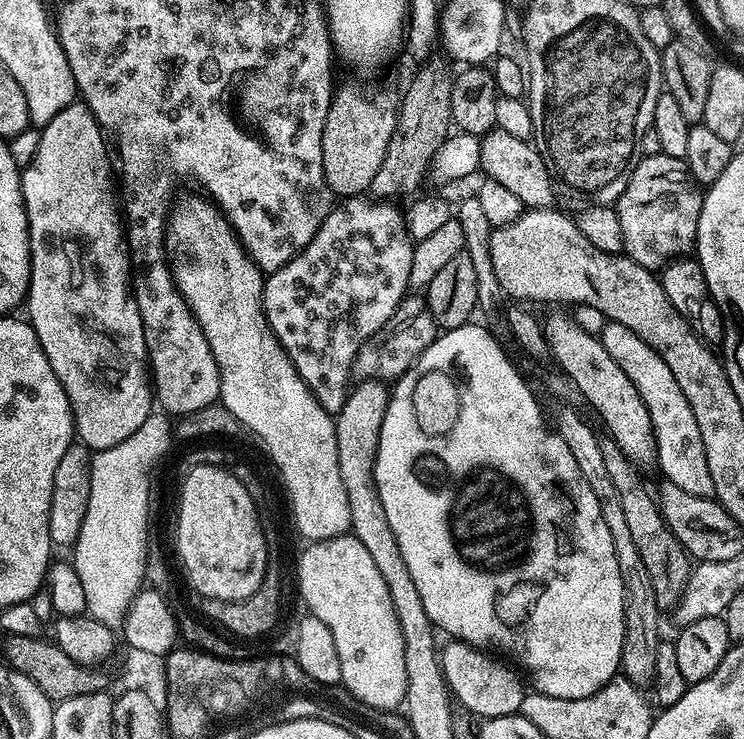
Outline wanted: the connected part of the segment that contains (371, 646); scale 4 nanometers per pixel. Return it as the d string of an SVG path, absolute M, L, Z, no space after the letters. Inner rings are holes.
M351 534L335 536L329 540L319 540L314 543L310 550L303 555L304 569L300 572L300 580L304 583L304 596L306 604L314 609L314 614L322 617L322 622L330 630L330 635L334 638L334 646L338 650L338 662L342 662L342 678L340 684L347 689L354 698L361 700L366 706L383 710L396 710L404 703L406 694L406 650L402 647L402 630L398 626L398 614L394 614L394 602L390 602L390 590L386 590L386 582L382 579L382 574L378 574L378 566L374 566L366 546L358 542L358 538Z

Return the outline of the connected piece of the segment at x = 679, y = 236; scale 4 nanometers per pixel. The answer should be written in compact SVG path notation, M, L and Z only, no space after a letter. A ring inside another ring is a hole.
M662 151L657 156L641 155L635 161L626 190L622 190L622 194L614 205L618 214L618 222L622 222L624 252L634 262L638 262L638 266L653 270L663 268L669 260L673 260L677 256L691 253L696 242L698 218L702 214L703 205L702 185L690 174L685 161L670 158Z

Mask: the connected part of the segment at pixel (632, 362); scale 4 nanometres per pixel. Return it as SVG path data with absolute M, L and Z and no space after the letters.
M608 322L599 338L602 346L606 346L606 354L610 354L610 358L622 366L626 378L634 382L634 390L638 390L646 410L650 412L656 439L655 459L660 460L663 479L674 482L674 486L682 486L684 492L695 496L715 497L714 478L710 478L710 466L706 466L706 450L702 450L702 434L698 434L694 410L690 410L690 402L686 402L686 394L682 394L670 366L666 366L659 354L646 346L646 342L642 342L634 330L621 324Z

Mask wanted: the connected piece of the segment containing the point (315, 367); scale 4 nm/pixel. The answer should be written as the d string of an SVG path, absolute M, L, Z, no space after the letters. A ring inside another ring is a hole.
M354 196L337 203L331 214L322 222L318 234L314 234L314 238L310 238L307 246L294 259L280 267L277 272L271 273L264 282L264 313L278 338L278 342L286 350L290 362L294 362L298 374L304 379L306 386L314 394L314 398L318 398L321 406L333 414L340 412L346 402L350 391L350 381L353 379L351 376L354 376L356 356L360 353L360 348L391 318L396 312L396 307L398 307L401 300L405 299L406 293L409 291L408 278L410 276L410 262L412 261L414 244L406 229L405 213L401 209L399 212L395 208L397 206L395 203L372 200L368 202L367 200L369 199L364 196Z

